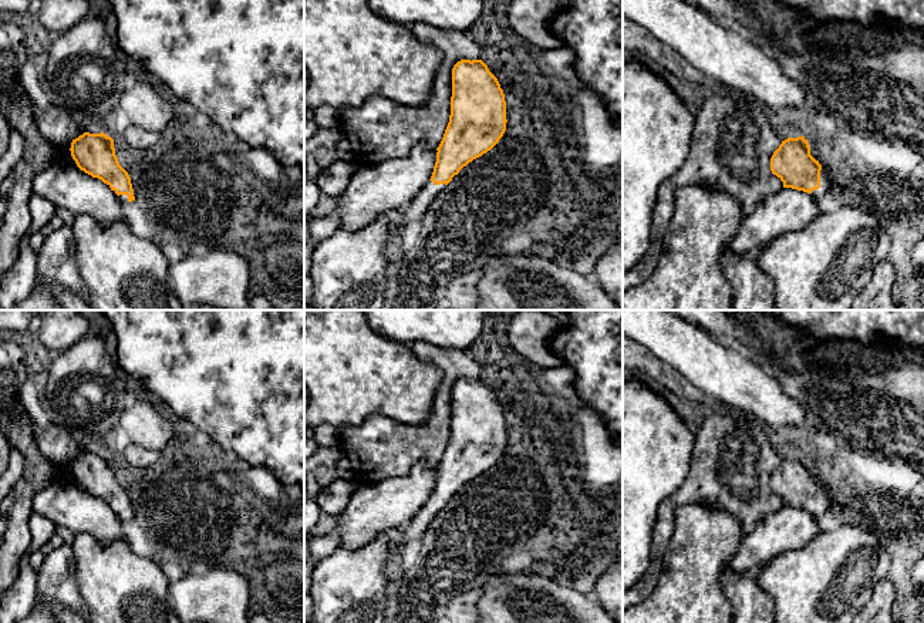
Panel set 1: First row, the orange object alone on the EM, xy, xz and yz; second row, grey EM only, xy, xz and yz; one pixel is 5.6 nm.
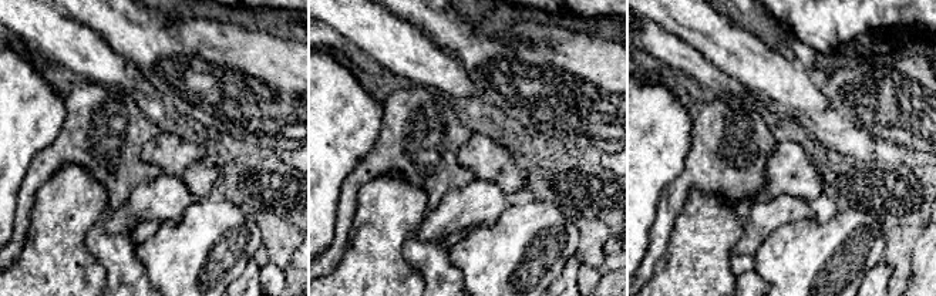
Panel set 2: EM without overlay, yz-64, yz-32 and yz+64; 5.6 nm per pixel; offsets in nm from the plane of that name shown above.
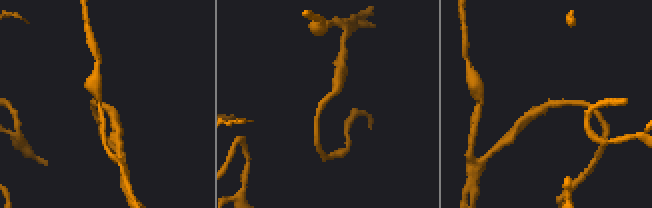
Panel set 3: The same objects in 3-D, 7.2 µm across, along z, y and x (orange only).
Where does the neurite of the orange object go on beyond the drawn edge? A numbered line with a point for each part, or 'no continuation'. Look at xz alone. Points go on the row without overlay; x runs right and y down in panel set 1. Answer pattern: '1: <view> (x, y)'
1: xz (421, 522)

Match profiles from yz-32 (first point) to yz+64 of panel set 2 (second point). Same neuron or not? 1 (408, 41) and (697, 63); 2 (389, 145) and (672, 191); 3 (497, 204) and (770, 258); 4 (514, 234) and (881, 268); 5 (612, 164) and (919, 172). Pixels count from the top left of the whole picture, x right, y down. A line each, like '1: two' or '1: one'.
1: two
2: one
3: two
4: two
5: one

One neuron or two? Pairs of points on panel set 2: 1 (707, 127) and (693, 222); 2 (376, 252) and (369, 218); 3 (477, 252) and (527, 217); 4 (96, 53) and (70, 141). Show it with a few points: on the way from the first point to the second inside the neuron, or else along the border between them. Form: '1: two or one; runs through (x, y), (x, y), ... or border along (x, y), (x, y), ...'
1: two; border along (721, 194), (693, 188), (677, 217)
2: one; runs through (376, 244), (376, 226)
3: one; runs through (490, 252), (514, 229)
4: two; border along (74, 78), (87, 78), (121, 88)

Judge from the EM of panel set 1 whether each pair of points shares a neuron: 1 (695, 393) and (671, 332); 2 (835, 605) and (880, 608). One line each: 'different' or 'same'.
1: different
2: different

